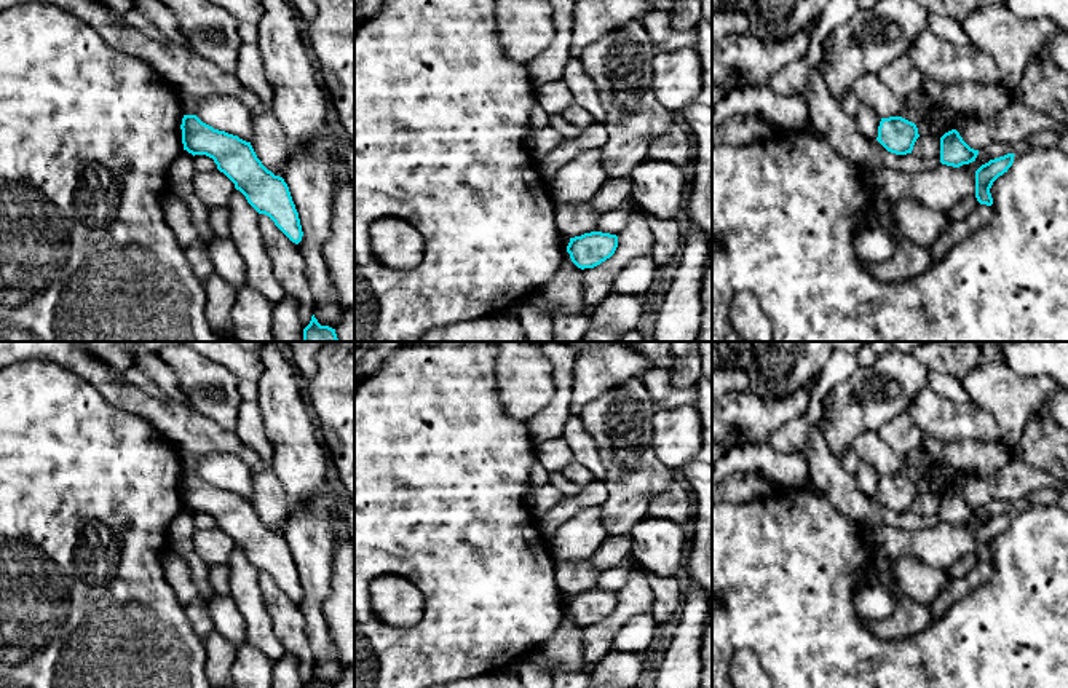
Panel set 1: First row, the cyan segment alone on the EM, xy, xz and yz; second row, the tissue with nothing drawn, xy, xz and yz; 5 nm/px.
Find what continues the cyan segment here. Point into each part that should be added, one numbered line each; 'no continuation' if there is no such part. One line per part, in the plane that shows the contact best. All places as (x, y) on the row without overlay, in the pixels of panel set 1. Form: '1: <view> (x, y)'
no continuation

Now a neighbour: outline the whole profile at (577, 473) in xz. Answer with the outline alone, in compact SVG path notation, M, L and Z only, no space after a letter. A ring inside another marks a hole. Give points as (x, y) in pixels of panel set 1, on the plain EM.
M572 461L562 471L562 474L576 485L587 485L589 482L595 480L591 471L583 466L581 463Z

